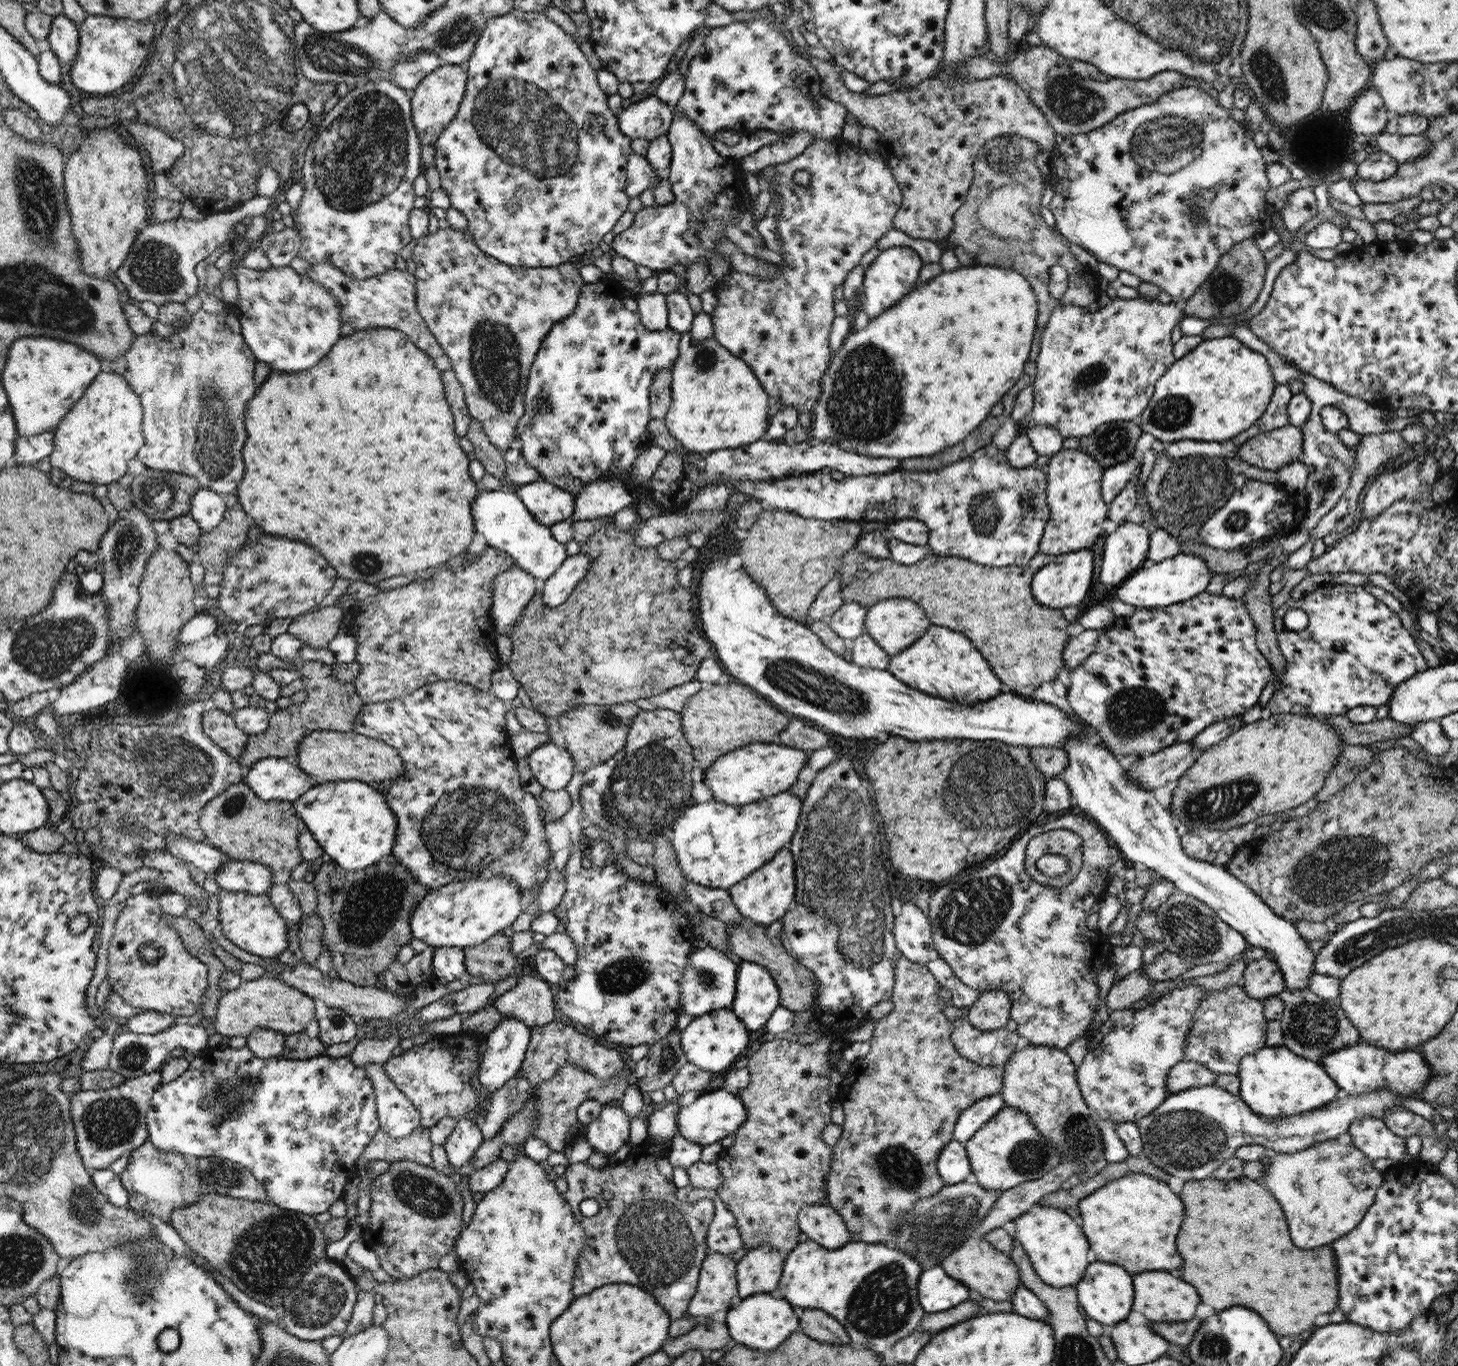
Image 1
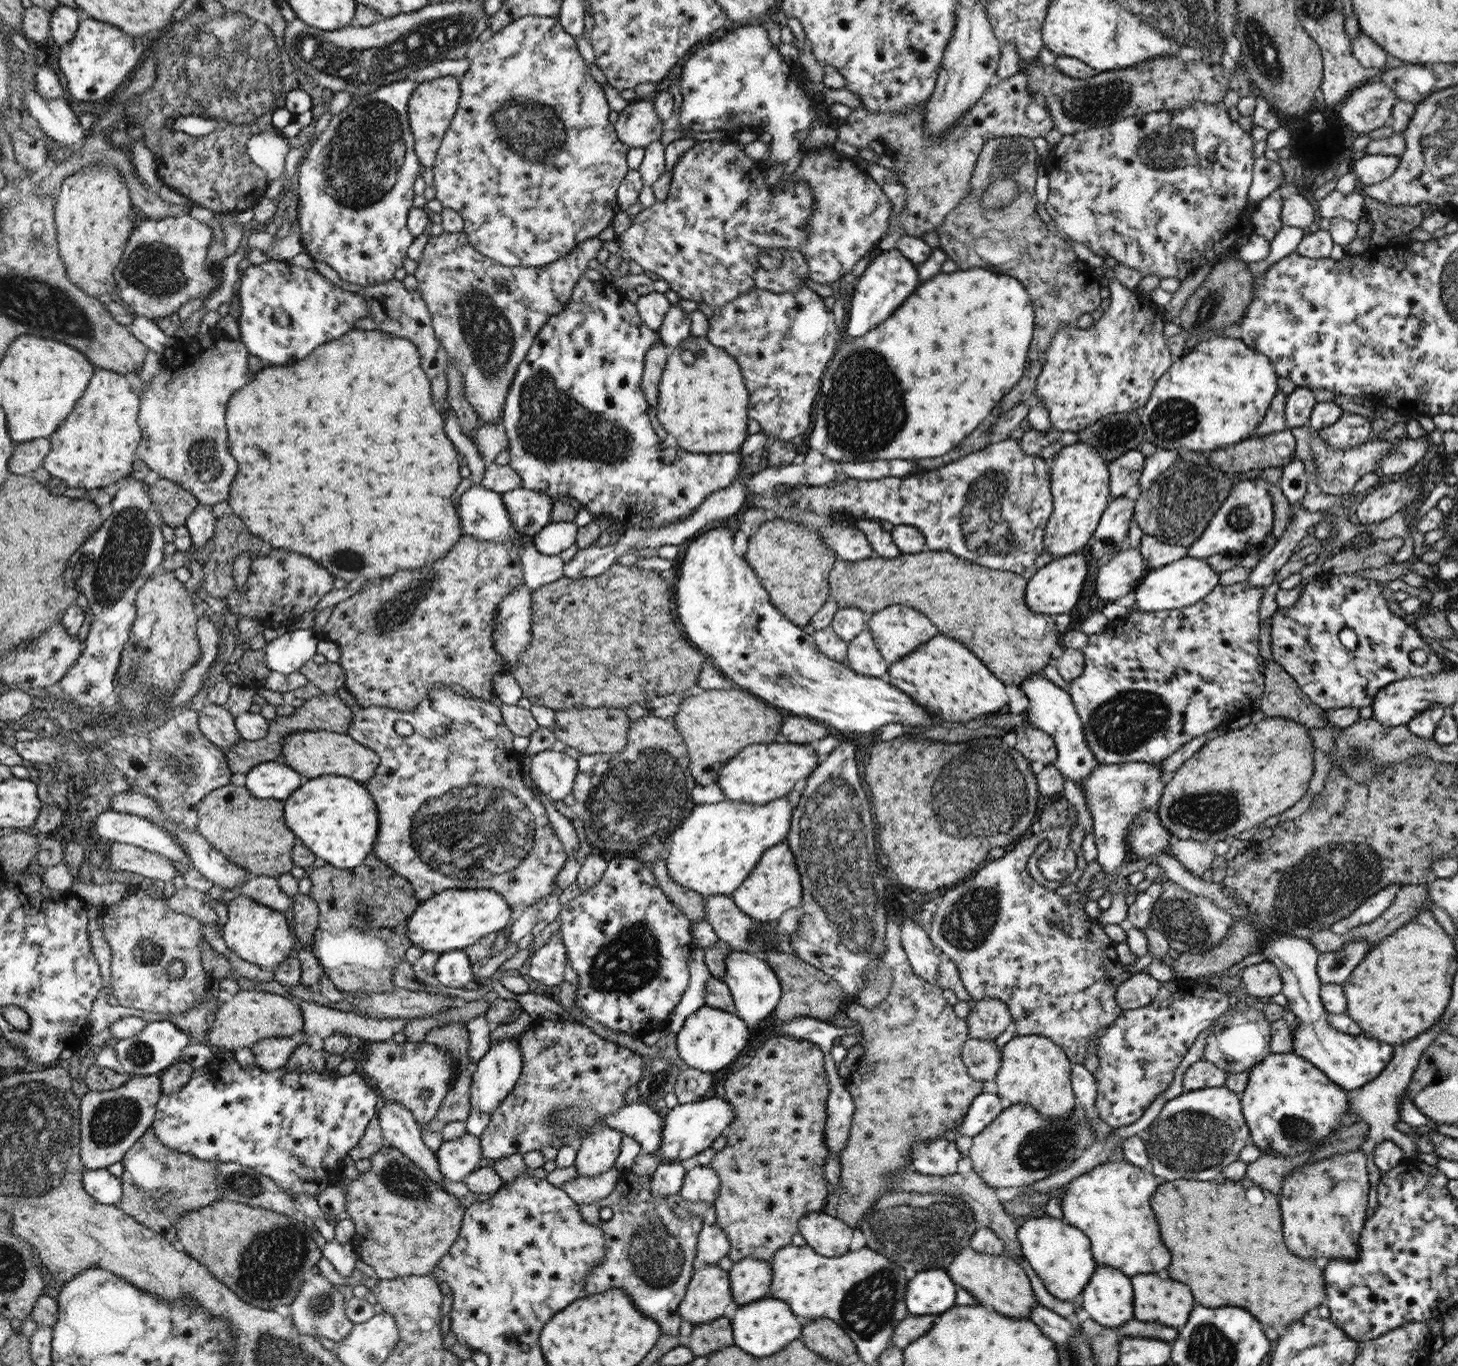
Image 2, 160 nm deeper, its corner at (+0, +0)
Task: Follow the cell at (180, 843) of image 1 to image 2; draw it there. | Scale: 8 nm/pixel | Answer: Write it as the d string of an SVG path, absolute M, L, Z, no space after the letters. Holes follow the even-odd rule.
M115 810L103 812L94 824L94 831L100 839L133 844L172 861L190 864L187 854L181 844L172 837L172 833L134 814Z

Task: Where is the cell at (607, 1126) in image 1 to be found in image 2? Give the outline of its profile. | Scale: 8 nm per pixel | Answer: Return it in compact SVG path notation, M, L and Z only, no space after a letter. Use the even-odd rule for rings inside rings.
M603 1126L581 1139L575 1158L578 1176L598 1176L611 1170L619 1158L623 1134L611 1126Z

